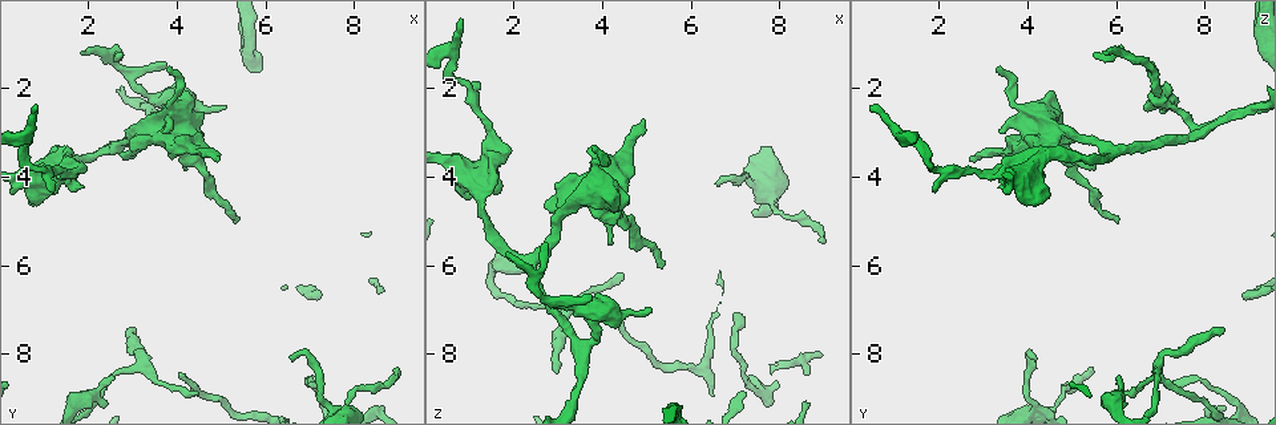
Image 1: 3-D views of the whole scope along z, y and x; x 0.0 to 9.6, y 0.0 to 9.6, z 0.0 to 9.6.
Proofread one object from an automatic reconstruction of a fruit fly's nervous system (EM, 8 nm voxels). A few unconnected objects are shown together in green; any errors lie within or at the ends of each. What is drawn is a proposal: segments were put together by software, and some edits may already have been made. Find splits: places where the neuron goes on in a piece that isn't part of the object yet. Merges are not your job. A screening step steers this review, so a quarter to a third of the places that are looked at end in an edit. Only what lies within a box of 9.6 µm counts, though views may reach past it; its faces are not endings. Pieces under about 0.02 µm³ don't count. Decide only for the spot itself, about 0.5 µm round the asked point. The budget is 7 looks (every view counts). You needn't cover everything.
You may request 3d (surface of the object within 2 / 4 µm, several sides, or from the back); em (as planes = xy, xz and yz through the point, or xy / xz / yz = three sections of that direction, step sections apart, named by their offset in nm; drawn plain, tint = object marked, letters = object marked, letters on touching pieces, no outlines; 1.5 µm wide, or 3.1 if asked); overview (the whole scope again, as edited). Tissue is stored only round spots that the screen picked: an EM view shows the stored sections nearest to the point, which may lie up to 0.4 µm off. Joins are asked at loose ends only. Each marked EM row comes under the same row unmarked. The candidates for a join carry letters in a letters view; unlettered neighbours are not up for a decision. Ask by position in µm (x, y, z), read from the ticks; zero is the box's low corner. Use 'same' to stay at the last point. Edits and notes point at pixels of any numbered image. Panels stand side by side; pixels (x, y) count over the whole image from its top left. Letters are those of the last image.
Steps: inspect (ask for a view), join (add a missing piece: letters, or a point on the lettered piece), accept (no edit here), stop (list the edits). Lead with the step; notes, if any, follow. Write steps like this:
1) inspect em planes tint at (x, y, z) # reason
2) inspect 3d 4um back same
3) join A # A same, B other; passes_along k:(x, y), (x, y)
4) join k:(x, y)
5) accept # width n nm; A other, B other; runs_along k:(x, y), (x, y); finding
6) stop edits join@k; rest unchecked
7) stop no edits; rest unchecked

inspect 3d 2um at (6.65, 8.15, 4.15)

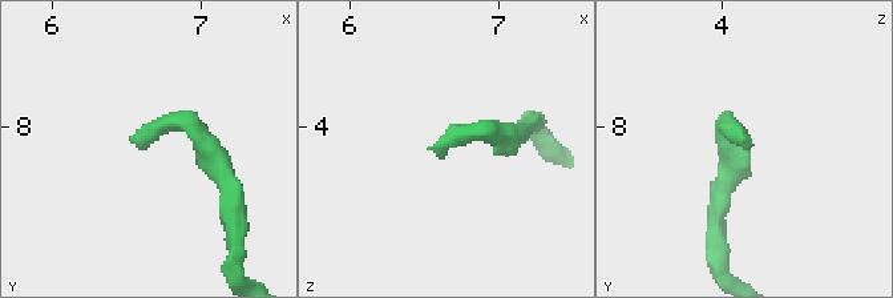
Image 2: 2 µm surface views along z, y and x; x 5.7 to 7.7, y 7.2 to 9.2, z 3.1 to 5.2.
inspect em yz step 4 letters at (6.58, 8.14, 4.18)

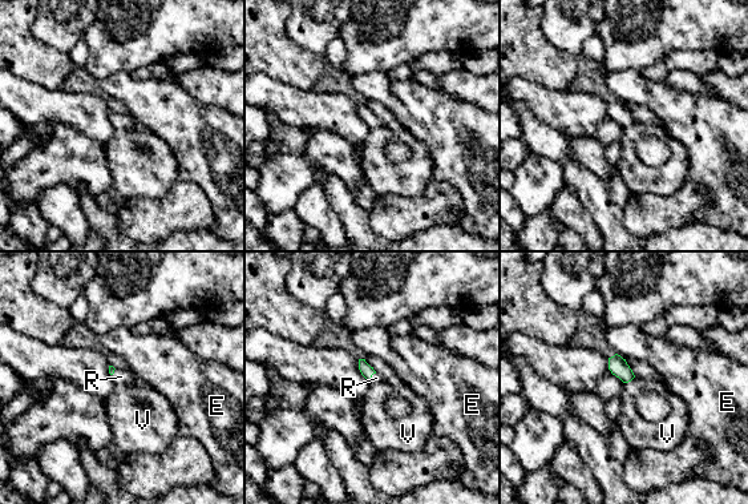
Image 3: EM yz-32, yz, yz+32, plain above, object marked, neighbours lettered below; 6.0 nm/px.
inspect em planes letters same # another direction

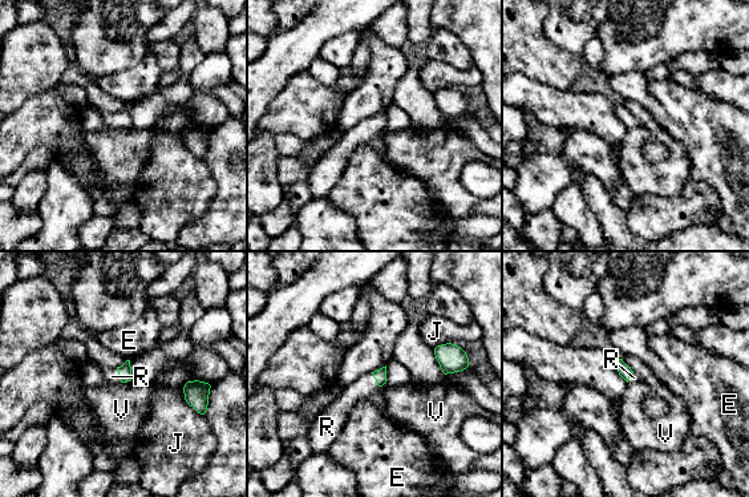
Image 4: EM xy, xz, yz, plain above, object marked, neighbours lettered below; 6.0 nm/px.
join R # E other, J other, R same, V other; it goes on there

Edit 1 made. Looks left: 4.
inspect overview

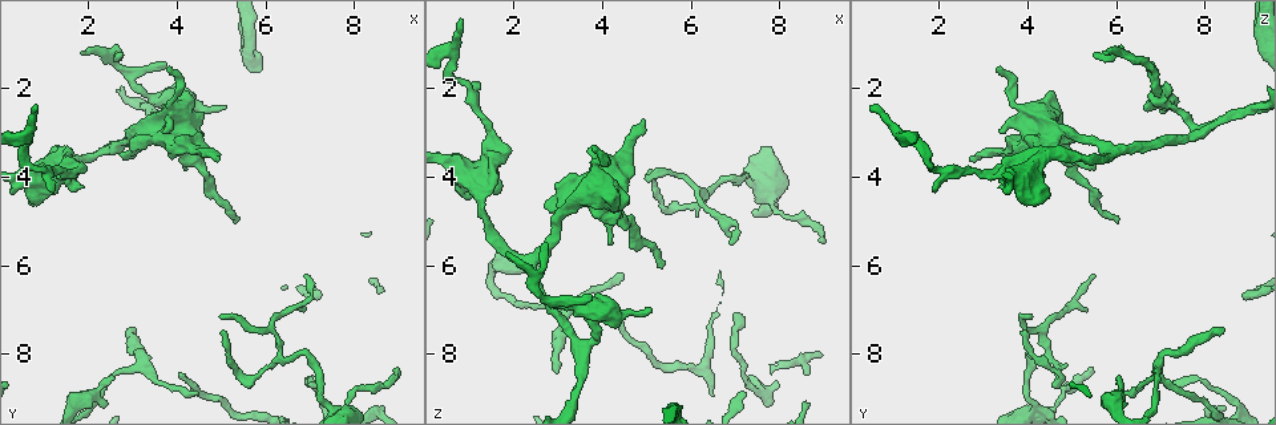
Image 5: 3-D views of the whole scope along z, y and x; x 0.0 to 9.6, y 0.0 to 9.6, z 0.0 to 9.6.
inspect em planes letters at (1.20, 4.35, 1.90)

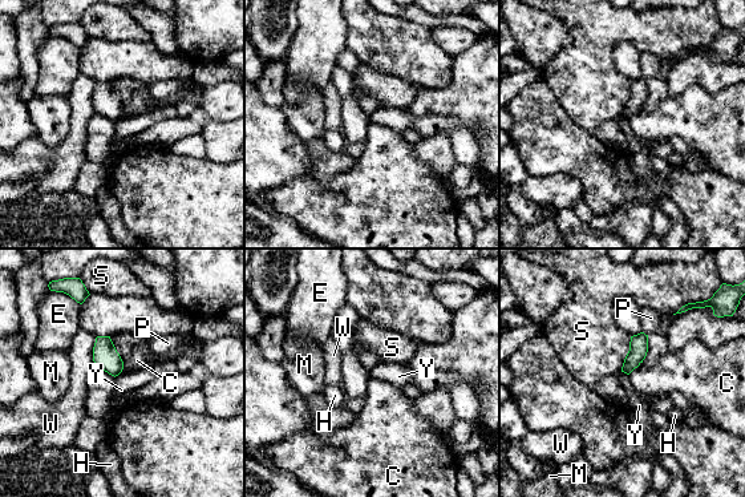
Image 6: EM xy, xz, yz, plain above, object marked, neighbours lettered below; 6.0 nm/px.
accept # C other, E other, H other, M other, P other, S other, W other, Y other; border 6:(121, 371), (114, 378); no lettered piece goes on from it

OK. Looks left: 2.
inspect em planes letters at (4.20, 3.80, 5.45) # an open end

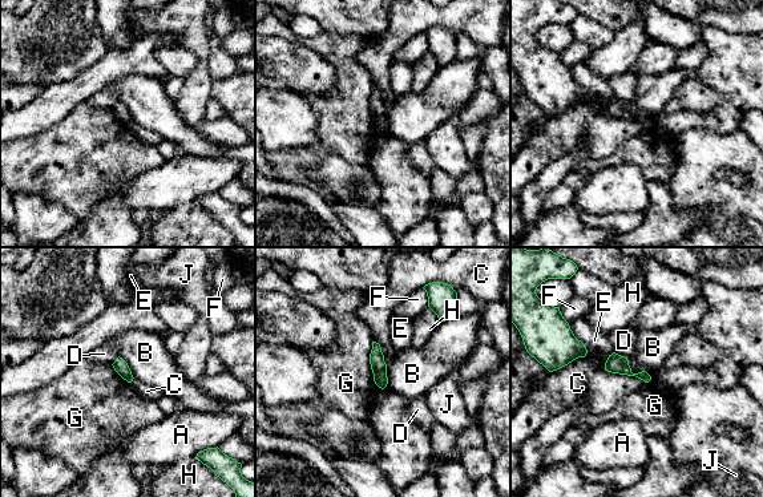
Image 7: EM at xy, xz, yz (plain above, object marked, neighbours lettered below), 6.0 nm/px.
accept # longest_contact G 300 nm; A other, B other, C other, D other, E other, F other, G other, H other, J other; border 7:(626, 358), (633, 372), (650, 376); no lettered piece goes on from it

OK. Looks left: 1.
stop edits join@4; rest unchecked

